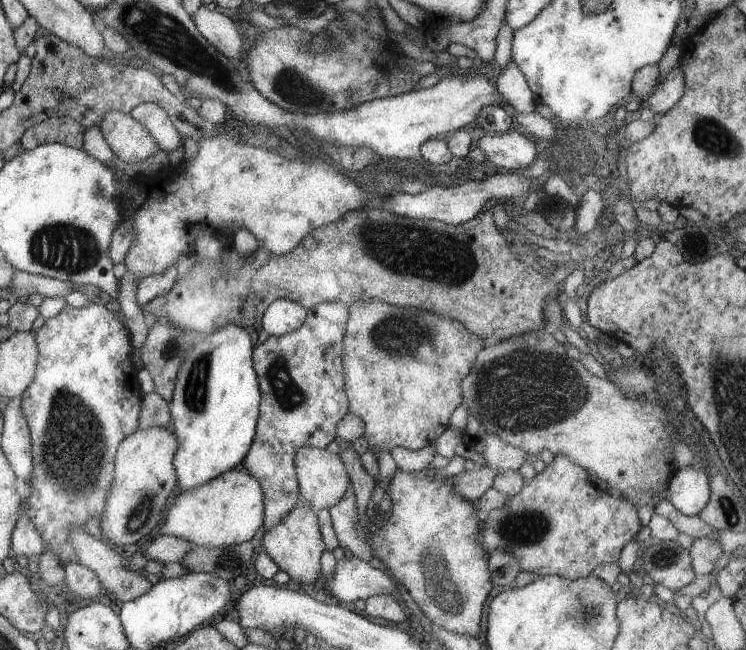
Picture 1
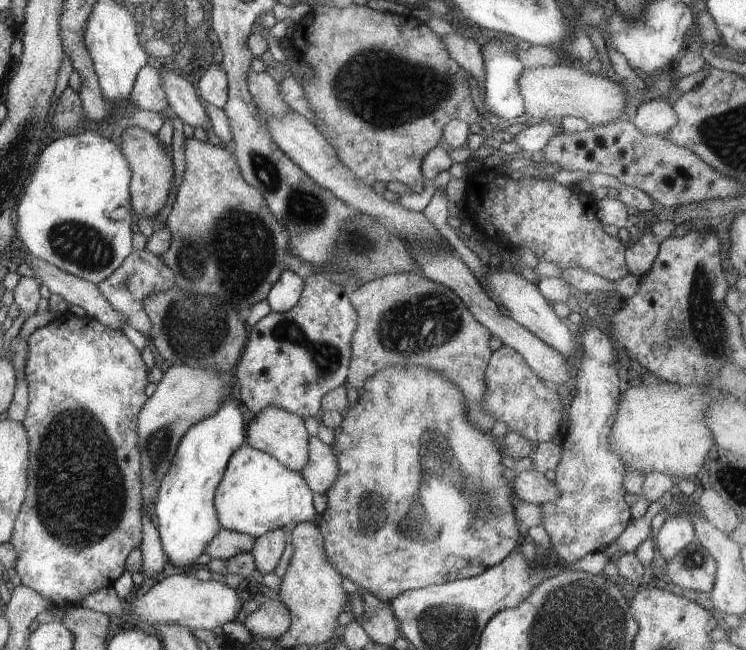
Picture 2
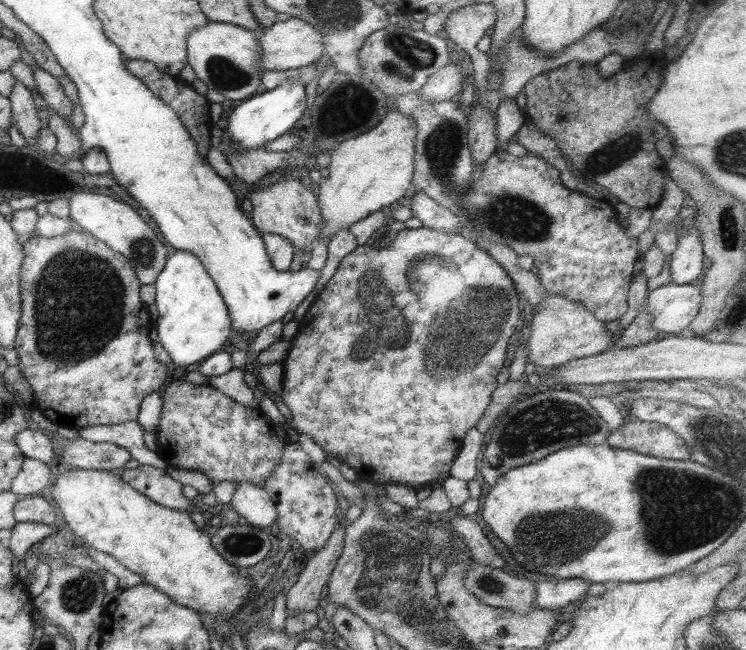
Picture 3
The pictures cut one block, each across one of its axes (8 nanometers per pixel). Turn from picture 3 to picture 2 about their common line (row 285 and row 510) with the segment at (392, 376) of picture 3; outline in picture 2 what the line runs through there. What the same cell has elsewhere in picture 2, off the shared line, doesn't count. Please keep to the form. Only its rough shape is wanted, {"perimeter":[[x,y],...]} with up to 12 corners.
{"perimeter":[[430,368],[344,410],[320,532],[391,603],[519,539],[491,431]]}

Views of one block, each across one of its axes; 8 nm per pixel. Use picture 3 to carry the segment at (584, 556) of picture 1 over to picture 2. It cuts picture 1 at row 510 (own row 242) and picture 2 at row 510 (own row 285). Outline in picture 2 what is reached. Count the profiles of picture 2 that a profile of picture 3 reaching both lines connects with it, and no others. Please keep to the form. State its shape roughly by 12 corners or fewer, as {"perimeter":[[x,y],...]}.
{"perimeter":[[601,326],[582,333],[578,394],[541,505],[566,564],[632,519],[609,444],[618,353]]}

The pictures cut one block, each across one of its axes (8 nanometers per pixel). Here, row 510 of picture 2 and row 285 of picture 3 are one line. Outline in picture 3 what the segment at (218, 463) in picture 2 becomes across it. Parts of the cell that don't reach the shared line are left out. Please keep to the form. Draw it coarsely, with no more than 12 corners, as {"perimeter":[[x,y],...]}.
{"perimeter":[[174,252],[153,327],[176,366],[220,351],[232,322],[200,260]]}

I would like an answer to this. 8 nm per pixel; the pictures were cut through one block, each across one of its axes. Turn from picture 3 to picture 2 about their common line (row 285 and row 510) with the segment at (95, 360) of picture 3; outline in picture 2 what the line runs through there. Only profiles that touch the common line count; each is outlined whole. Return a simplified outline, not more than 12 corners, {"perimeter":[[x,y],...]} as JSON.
{"perimeter":[[62,313],[28,338],[22,584],[71,609],[139,548],[148,367]]}

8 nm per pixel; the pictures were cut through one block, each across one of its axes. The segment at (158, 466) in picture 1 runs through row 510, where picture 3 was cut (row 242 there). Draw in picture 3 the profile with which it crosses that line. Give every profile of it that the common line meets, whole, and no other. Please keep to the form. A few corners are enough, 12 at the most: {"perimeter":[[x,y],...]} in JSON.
{"perimeter":[[94,192],[69,199],[69,219],[155,284],[166,242],[134,207]]}

